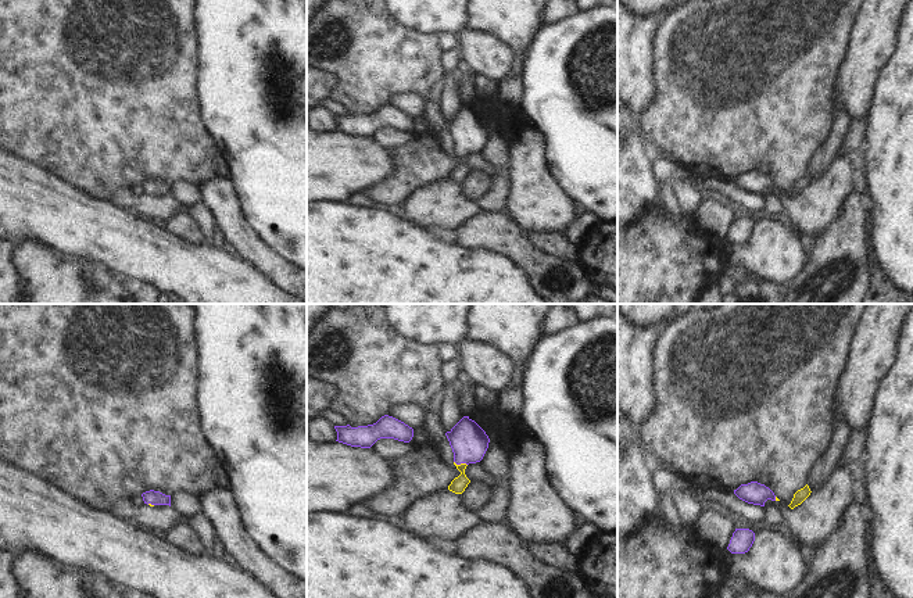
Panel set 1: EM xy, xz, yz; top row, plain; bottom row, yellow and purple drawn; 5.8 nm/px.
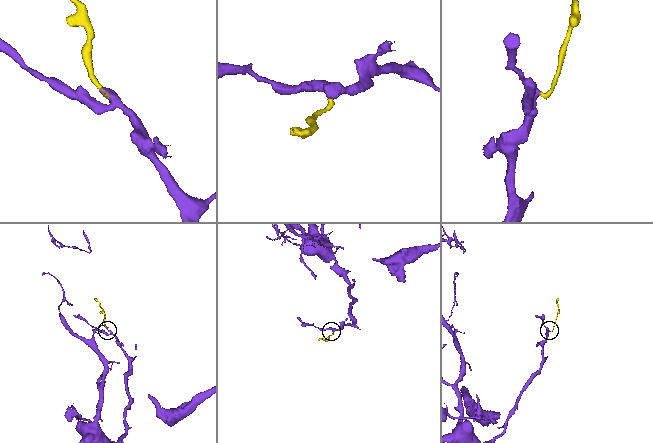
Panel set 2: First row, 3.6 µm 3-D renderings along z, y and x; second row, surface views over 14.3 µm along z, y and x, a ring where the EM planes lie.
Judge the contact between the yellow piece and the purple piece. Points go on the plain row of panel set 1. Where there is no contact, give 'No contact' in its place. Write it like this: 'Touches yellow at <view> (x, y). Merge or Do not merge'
Touches yellow at xz (461, 153). Merge

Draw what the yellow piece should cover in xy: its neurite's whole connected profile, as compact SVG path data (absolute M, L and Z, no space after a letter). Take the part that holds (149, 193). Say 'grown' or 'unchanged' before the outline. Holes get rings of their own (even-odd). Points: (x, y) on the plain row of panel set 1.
grown; M146 180L142 183L144 193L154 196L154 194L169 194L171 196L171 185L165 185L160 180Z

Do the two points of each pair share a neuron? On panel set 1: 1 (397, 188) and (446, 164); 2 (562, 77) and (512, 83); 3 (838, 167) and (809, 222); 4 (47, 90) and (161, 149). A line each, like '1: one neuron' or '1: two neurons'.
1: one neuron
2: two neurons
3: one neuron
4: one neuron

